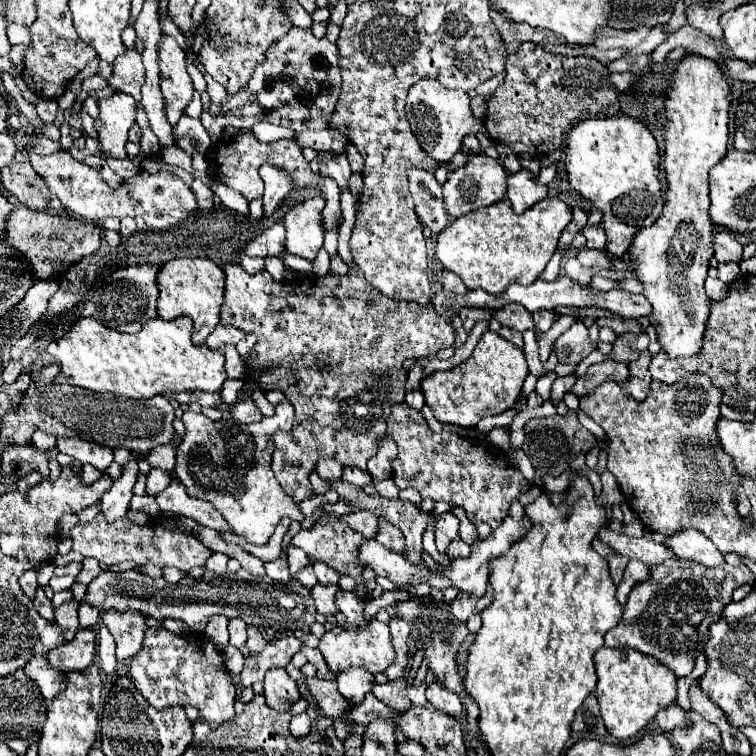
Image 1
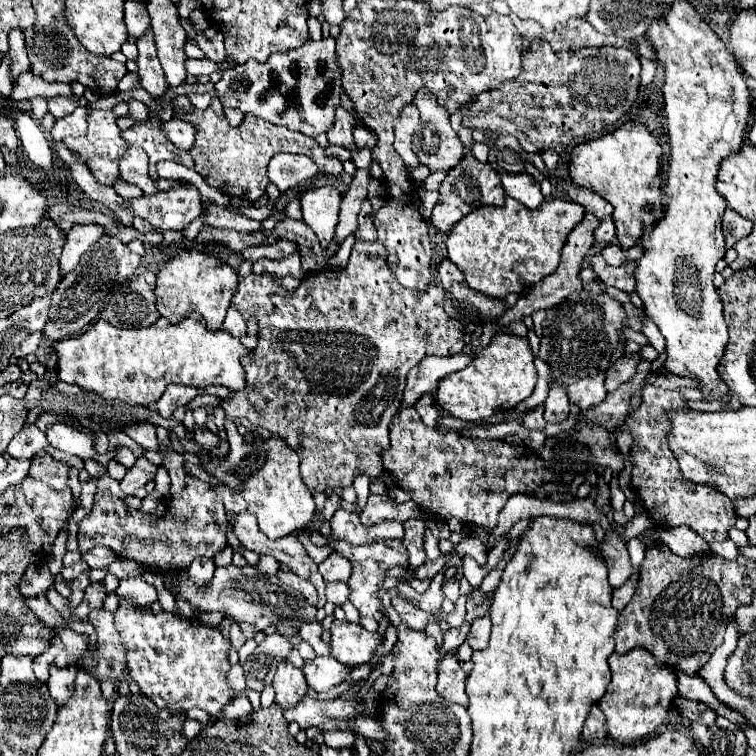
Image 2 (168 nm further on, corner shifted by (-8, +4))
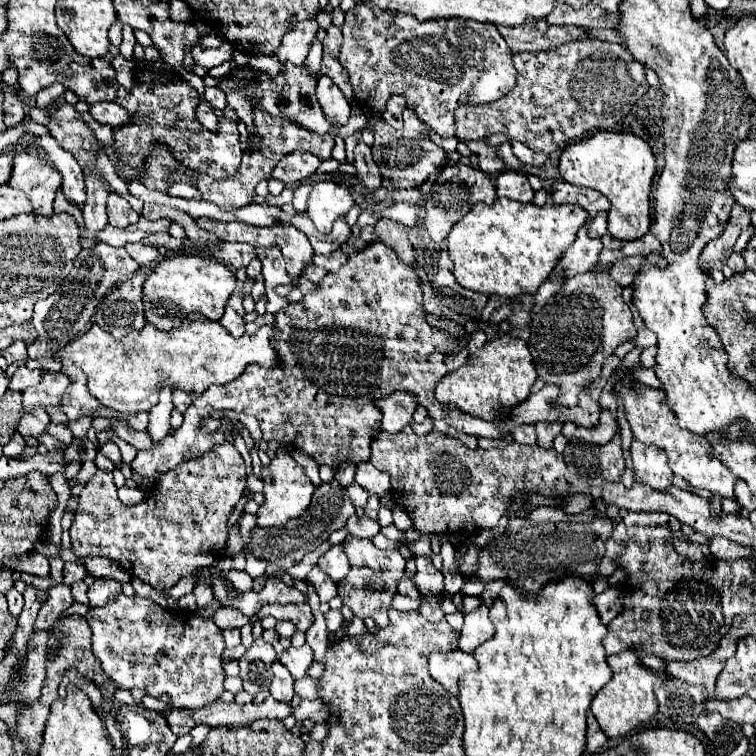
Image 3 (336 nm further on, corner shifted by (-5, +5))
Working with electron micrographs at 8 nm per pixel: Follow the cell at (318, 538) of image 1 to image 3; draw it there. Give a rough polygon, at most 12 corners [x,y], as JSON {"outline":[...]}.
{"outline":[[347,536],[349,576],[337,584],[355,616],[377,628],[405,572],[397,550]]}

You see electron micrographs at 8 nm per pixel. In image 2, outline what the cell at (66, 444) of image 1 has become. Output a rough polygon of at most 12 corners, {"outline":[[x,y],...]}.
{"outline":[[66,423],[46,427],[52,447],[92,459],[94,435]]}

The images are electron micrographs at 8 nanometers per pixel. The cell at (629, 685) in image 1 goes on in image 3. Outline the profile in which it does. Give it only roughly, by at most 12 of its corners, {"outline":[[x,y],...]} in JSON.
{"outline":[[635,650],[607,656],[613,678],[591,702],[607,738],[657,714],[657,674]]}

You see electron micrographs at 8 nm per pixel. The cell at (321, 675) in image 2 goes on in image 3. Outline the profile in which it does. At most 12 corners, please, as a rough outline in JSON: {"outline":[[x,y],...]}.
{"outline":[[291,646],[279,656],[295,680],[307,676],[313,650]]}

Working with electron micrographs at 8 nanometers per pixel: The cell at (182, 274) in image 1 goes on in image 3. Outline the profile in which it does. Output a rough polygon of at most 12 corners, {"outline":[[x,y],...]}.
{"outline":[[207,256],[159,262],[143,284],[145,318],[179,328],[219,320],[235,274]]}

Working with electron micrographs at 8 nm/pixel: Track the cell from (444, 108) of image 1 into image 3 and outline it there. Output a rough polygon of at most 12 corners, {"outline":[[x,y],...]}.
{"outline":[[407,108],[403,130],[373,126],[373,160],[395,188],[417,188],[447,152]]}

